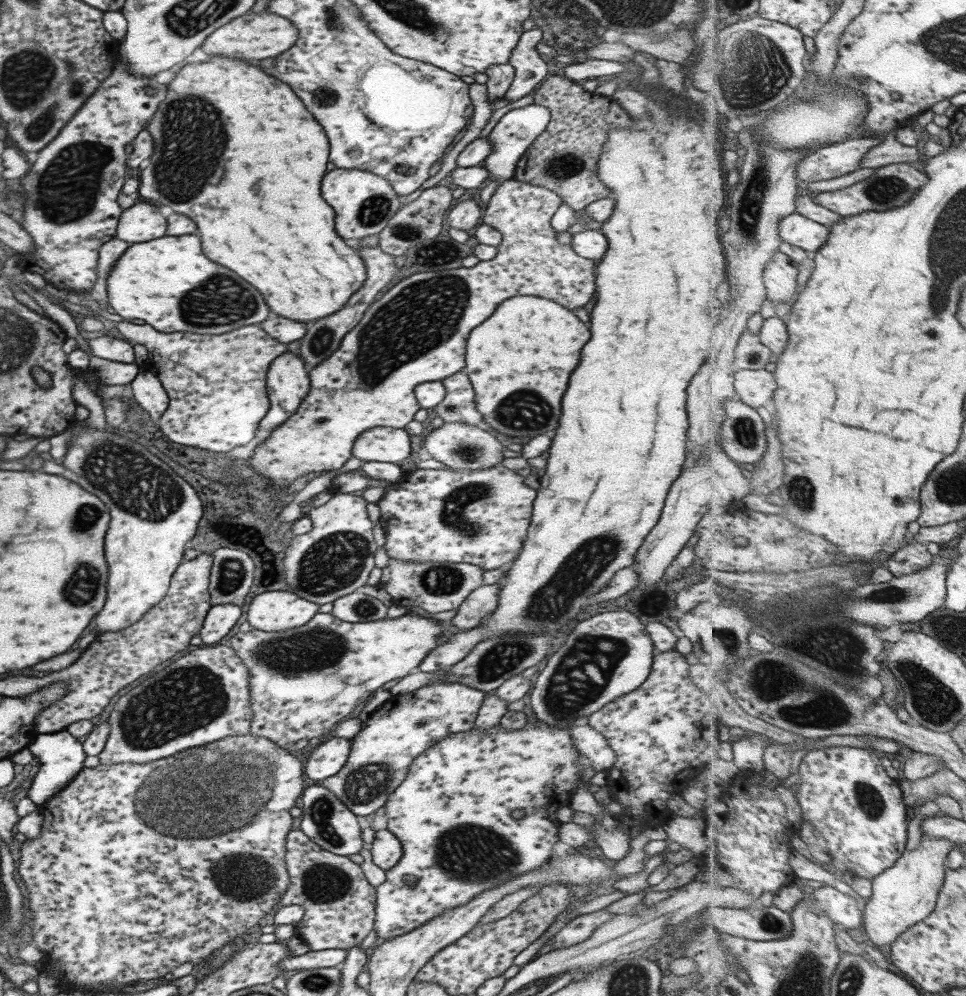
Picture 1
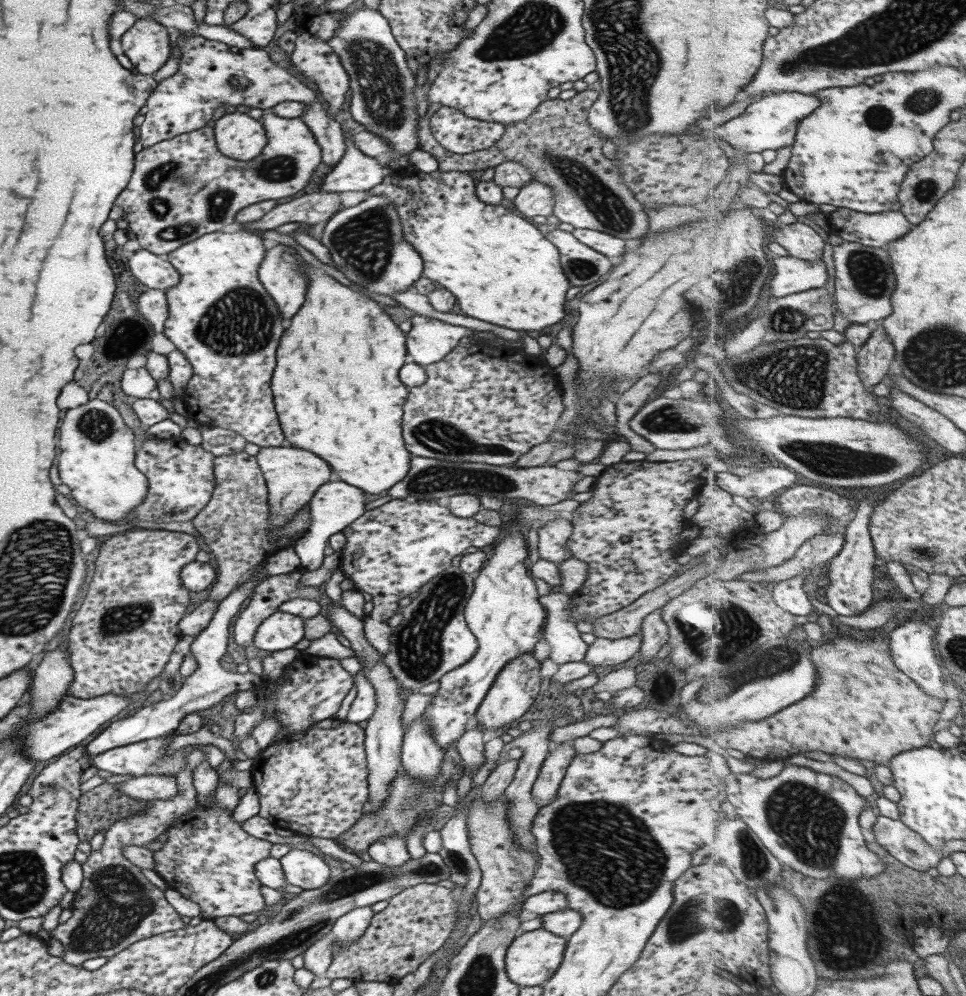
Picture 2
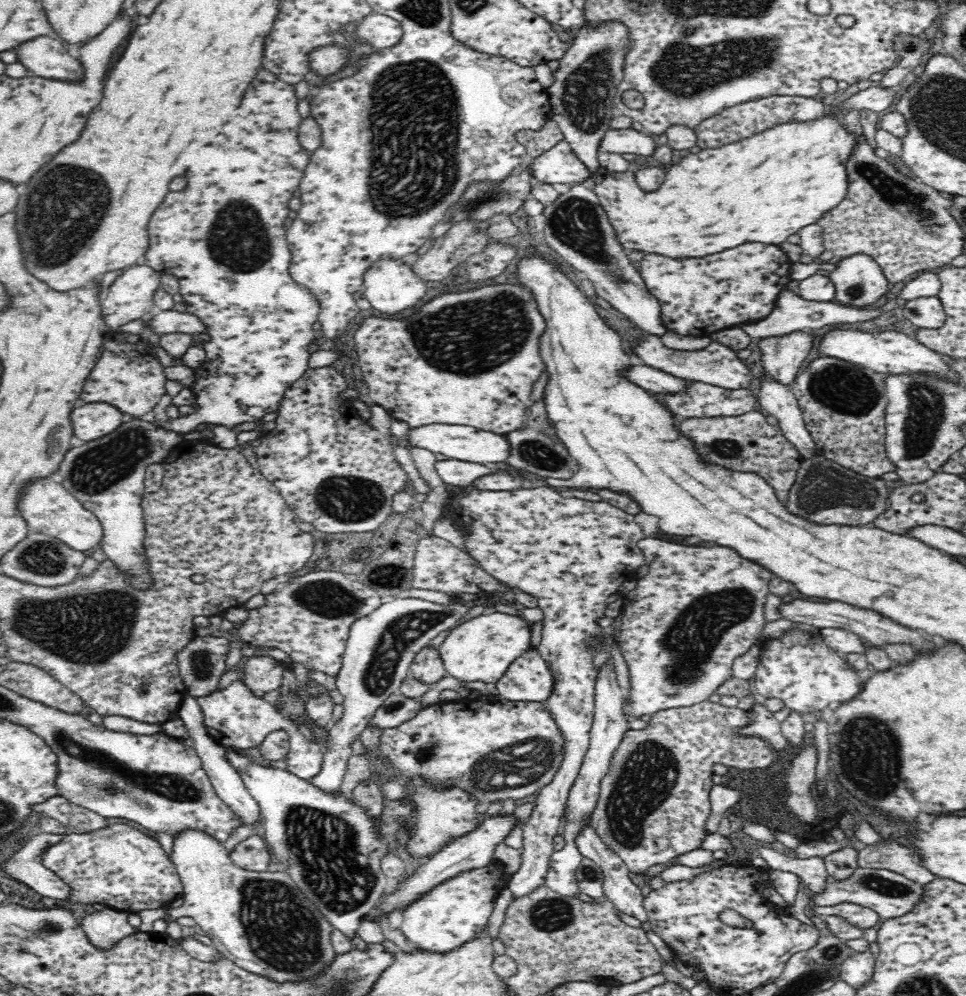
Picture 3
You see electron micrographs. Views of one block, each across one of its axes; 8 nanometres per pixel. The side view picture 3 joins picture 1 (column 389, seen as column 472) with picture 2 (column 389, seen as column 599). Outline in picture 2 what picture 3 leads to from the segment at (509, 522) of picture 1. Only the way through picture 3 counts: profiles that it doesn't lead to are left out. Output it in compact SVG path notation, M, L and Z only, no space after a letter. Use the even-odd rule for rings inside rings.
M391 499L348 524L342 530L345 544L340 550L339 569L359 592L371 596L373 610L362 618L364 640L383 657L389 649L392 629L387 620L399 607L399 600L451 566L465 548L493 544L501 528L502 525L487 526L472 517L455 516L435 500L407 503L404 499Z

